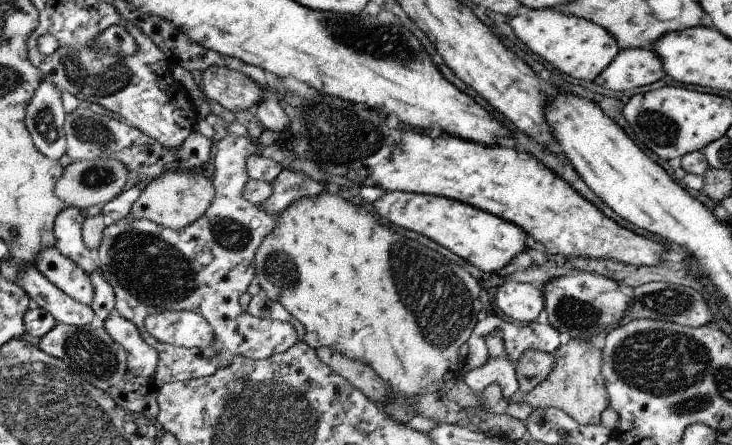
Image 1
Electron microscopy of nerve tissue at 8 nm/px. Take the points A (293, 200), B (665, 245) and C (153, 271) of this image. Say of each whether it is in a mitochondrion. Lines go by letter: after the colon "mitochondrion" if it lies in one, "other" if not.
A: other
B: other
C: mitochondrion

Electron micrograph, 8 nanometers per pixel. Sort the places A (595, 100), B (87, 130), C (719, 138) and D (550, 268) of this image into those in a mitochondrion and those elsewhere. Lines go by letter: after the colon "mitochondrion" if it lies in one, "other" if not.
A: other
B: mitochondrion
C: other
D: other

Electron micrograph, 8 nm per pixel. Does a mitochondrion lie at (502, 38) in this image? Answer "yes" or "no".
no

